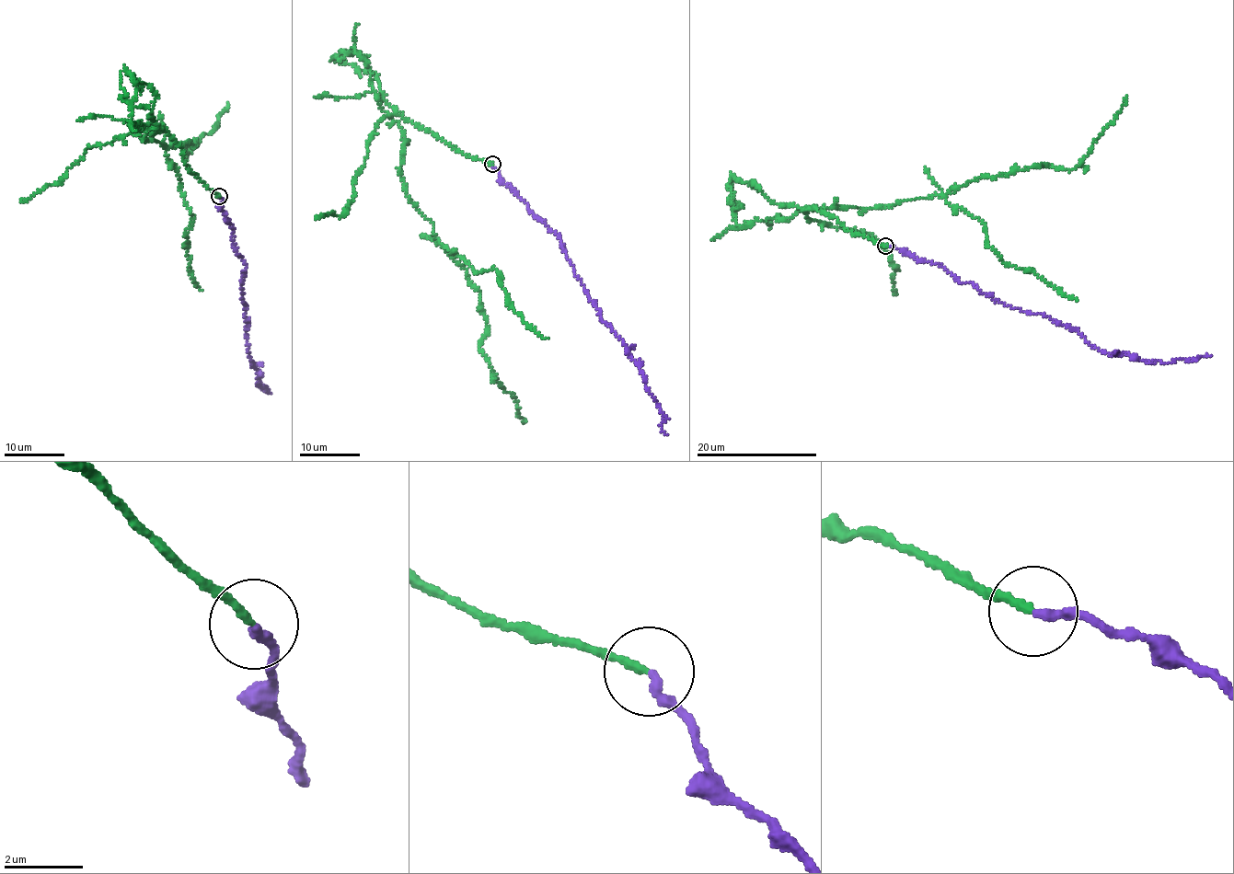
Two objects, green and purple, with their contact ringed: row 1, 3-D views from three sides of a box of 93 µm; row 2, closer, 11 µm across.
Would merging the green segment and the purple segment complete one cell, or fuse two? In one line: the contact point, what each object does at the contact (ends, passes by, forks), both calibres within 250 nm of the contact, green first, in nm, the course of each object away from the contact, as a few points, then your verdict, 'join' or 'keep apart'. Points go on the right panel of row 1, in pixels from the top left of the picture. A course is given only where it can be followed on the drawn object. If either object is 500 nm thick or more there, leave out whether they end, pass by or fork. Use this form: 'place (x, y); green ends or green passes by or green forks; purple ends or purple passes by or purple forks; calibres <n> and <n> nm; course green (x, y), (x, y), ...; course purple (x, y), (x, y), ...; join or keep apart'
place (885, 246); green ends; purple ends; calibres 180 and 240 nm; course green (886, 246), (729, 182), (740, 225), (1071, 170), (1127, 96); course purple (886, 246), (939, 264), (1015, 309), (1075, 328), (1108, 354), (1128, 352), (1150, 362), (1212, 355); keep apart

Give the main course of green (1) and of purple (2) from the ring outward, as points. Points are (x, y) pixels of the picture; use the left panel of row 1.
1: (218, 196), (130, 74), (132, 123), (167, 148), (196, 144), (186, 155), (228, 103)
2: (218, 196), (233, 230), (232, 243), (246, 265), (240, 285), (247, 346), (256, 383), (265, 390)

